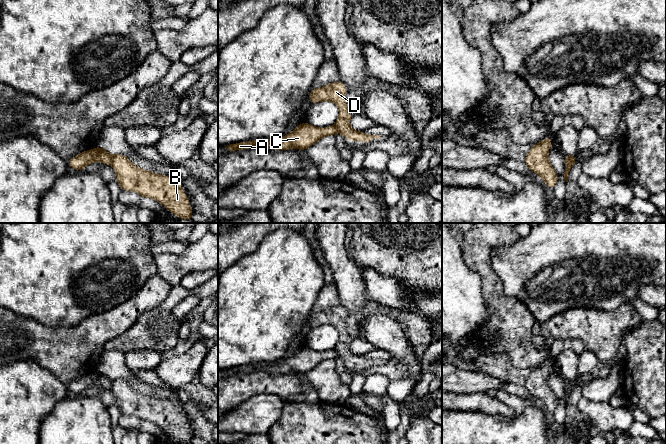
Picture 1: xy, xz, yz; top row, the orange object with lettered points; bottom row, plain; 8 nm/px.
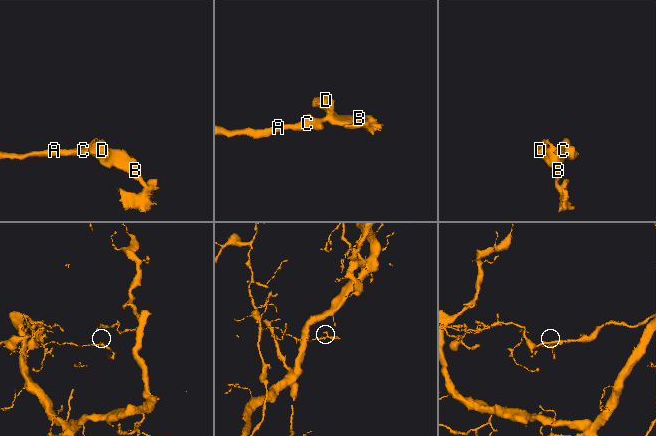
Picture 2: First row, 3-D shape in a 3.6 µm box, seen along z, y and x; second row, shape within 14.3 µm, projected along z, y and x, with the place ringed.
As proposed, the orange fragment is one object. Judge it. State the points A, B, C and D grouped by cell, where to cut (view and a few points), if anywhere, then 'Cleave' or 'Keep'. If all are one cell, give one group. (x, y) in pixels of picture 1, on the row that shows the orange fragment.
Groups: A C / B D. Split along xy (113, 155), (109, 163). Cleave

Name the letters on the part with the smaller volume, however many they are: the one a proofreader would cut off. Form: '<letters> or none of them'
B, D

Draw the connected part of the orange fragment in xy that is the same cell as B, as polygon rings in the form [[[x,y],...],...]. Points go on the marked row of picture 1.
[[[122,154],[113,155],[110,164],[116,172],[120,190],[134,191],[143,198],[152,198],[180,219],[192,222],[190,202],[179,180],[142,170]]]

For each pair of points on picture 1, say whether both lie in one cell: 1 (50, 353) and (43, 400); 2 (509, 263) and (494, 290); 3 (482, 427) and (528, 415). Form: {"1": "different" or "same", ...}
{"1": "different", "2": "different", "3": "same"}

